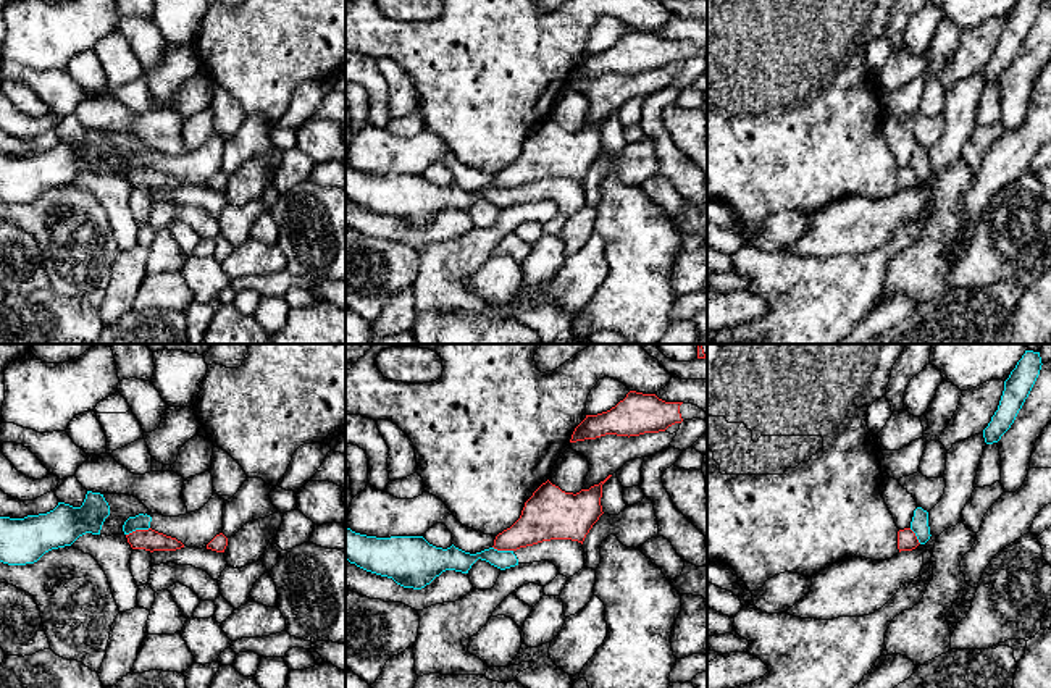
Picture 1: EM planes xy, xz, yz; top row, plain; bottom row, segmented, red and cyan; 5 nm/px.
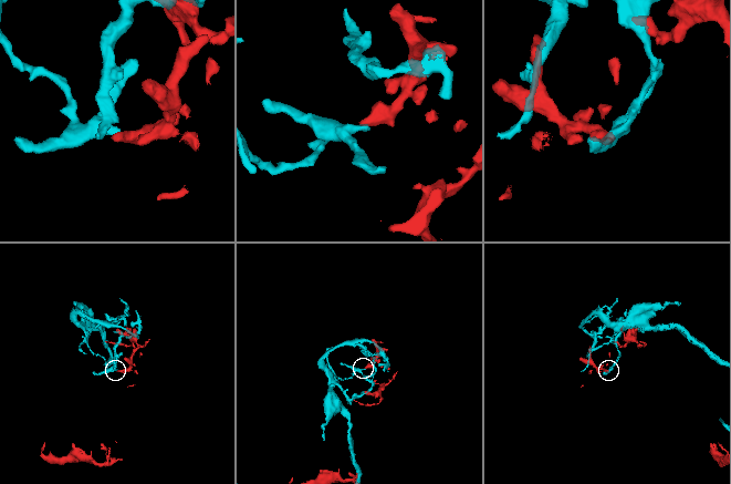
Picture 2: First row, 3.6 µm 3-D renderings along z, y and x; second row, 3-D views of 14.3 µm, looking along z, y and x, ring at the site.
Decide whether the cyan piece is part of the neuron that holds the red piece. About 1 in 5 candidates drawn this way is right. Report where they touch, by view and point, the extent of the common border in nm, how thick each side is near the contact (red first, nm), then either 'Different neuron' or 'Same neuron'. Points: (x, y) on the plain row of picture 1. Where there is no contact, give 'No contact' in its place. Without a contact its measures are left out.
Touches red at xy (138, 168). Shared border 130 nm. Thickness 110 nm (red) against 80 nm. Different neuron

